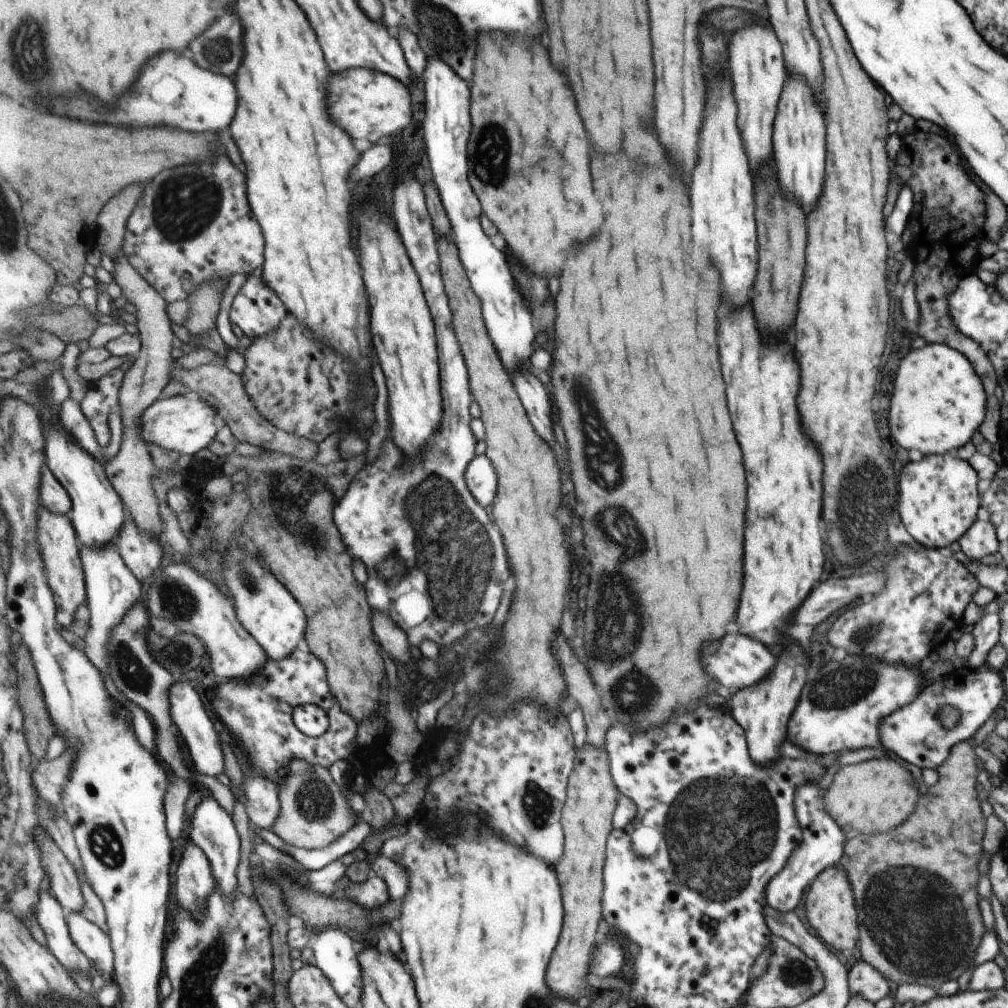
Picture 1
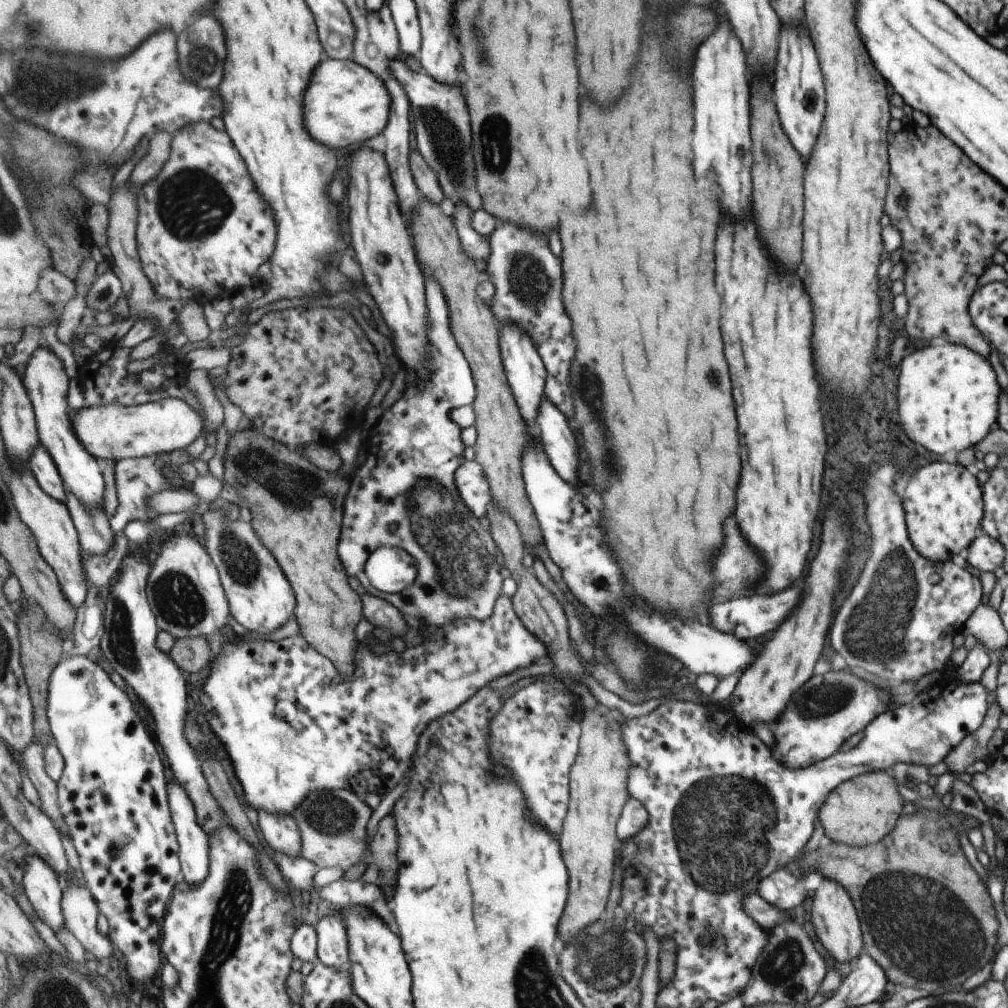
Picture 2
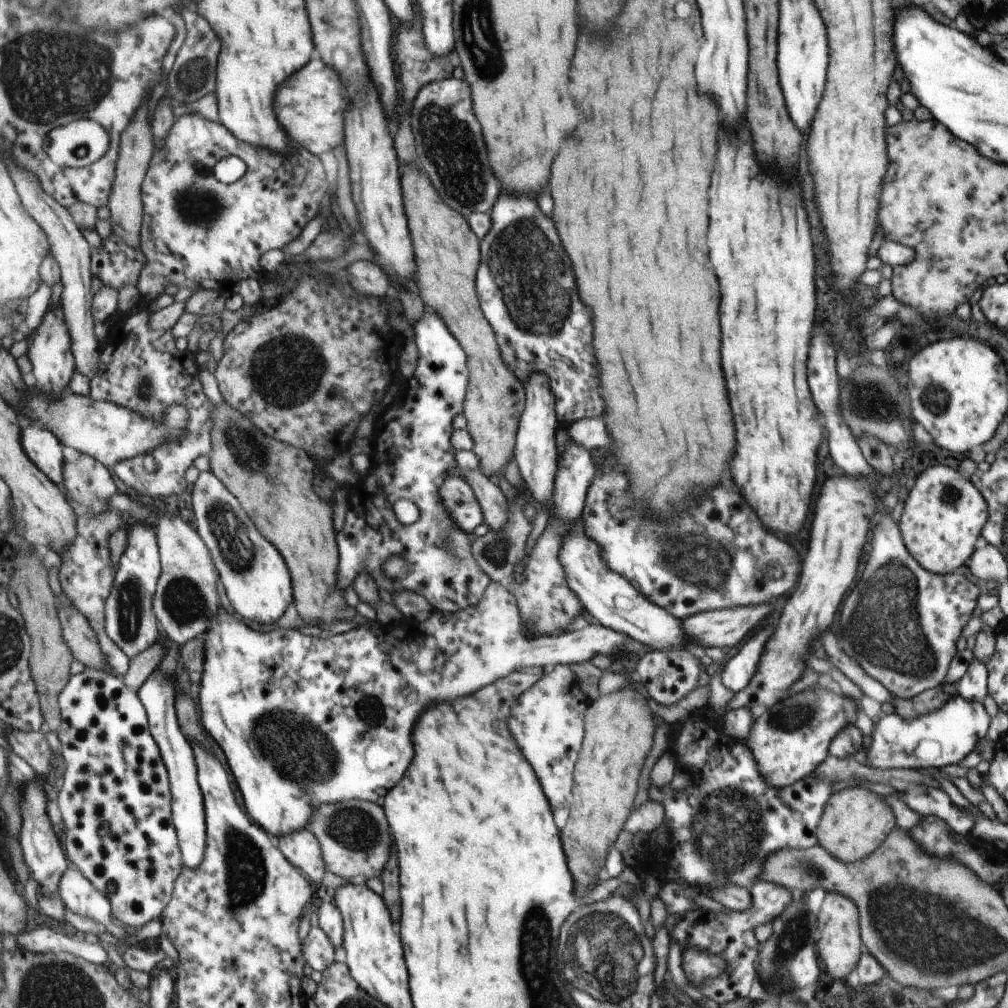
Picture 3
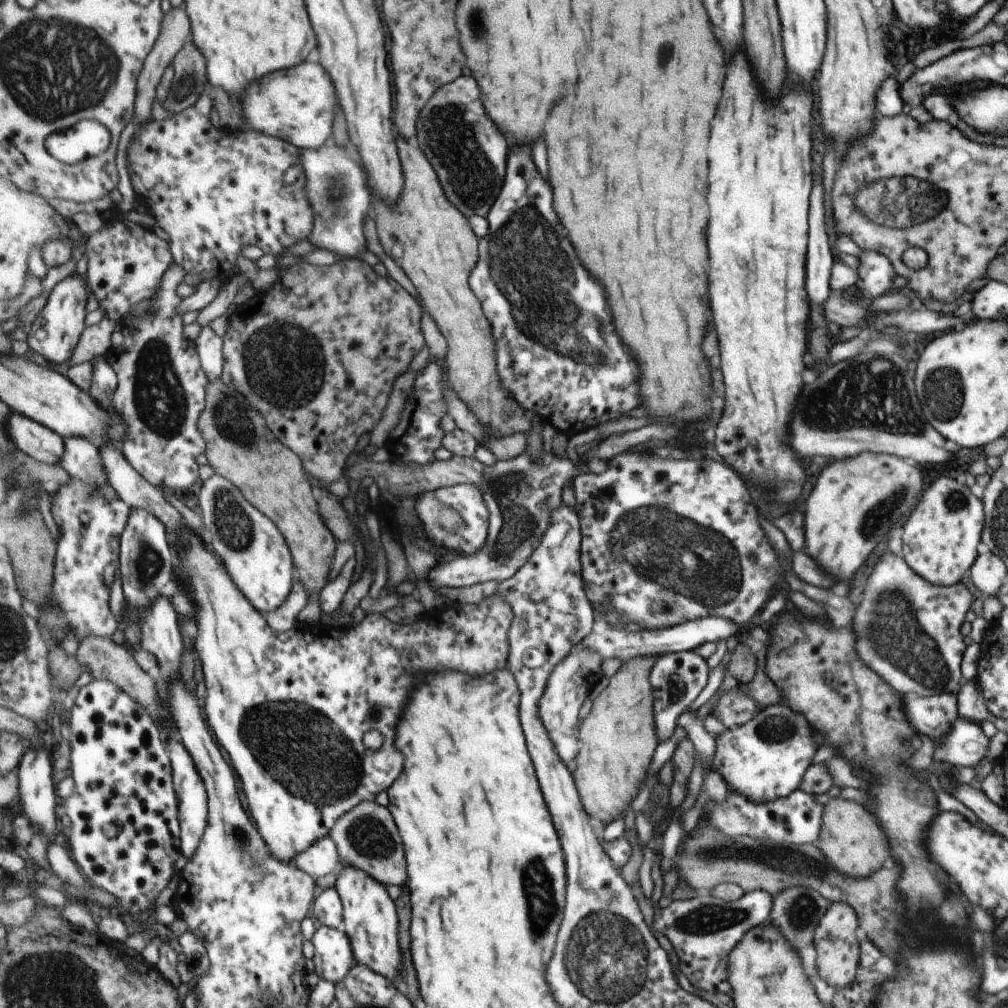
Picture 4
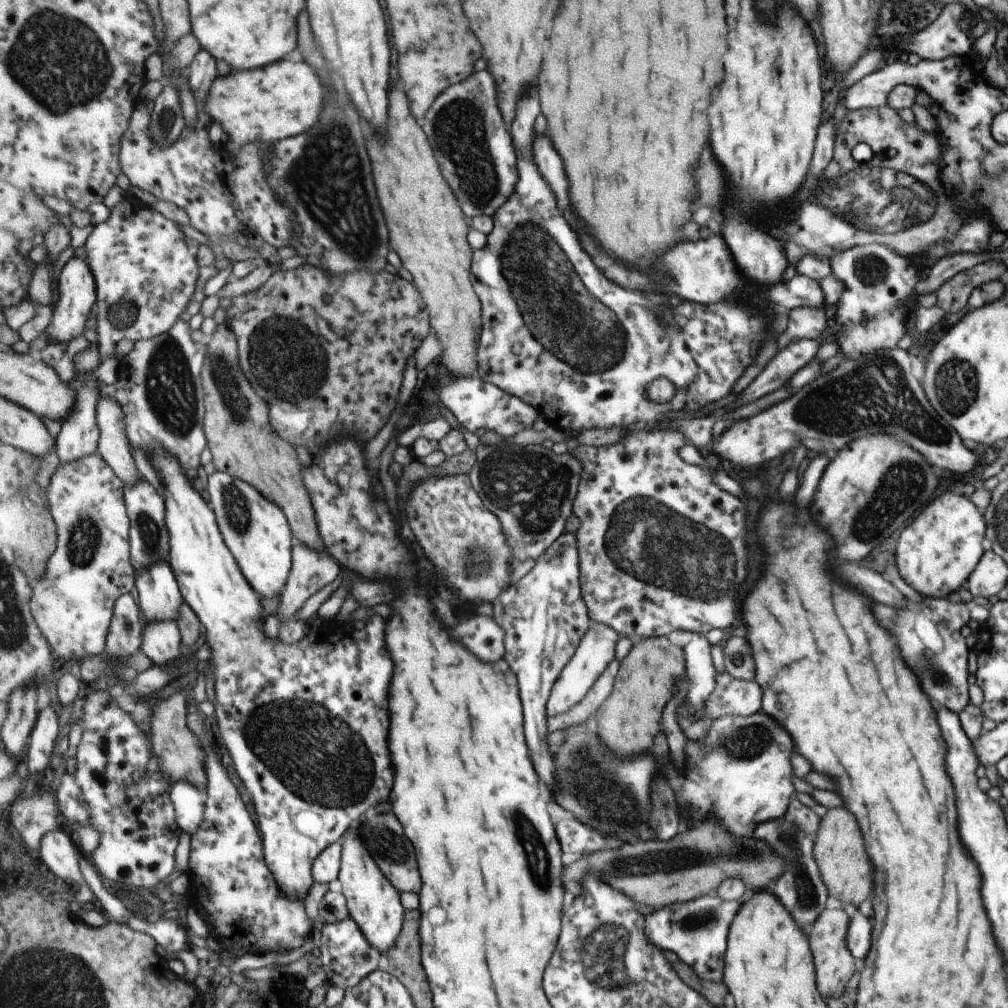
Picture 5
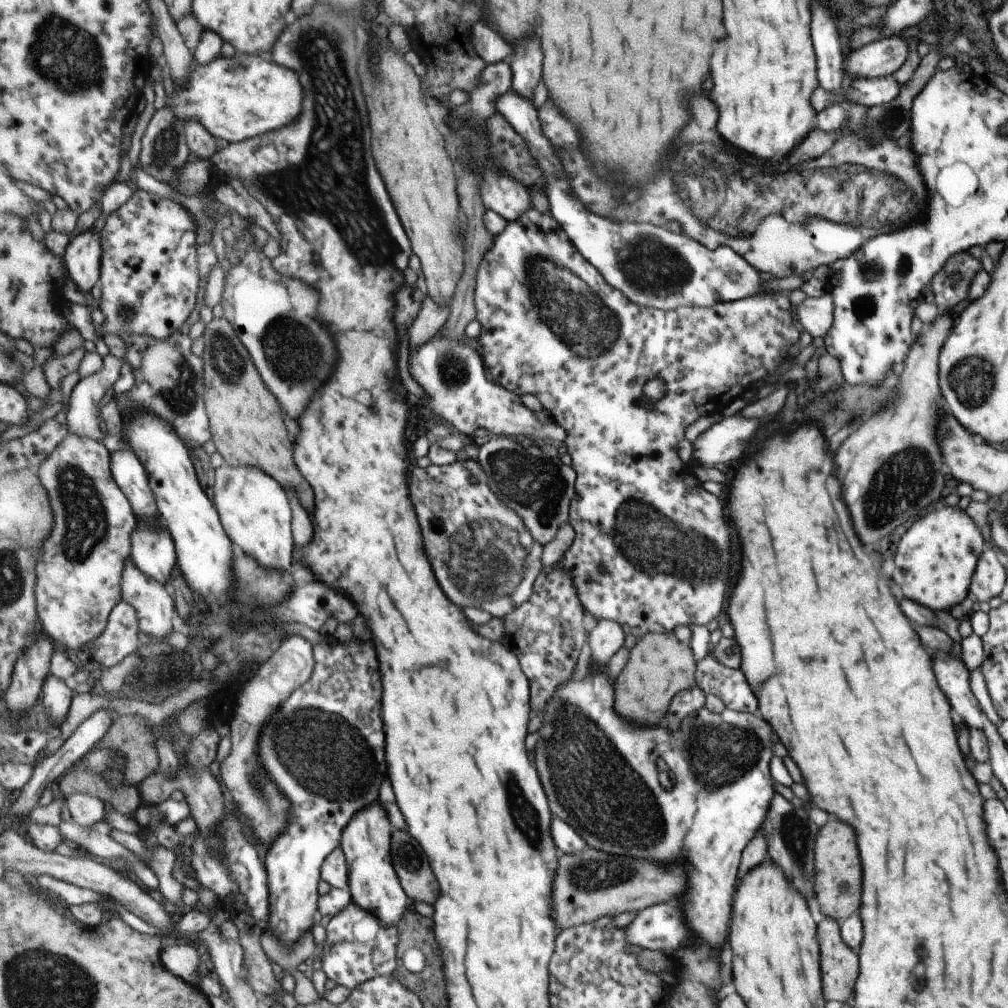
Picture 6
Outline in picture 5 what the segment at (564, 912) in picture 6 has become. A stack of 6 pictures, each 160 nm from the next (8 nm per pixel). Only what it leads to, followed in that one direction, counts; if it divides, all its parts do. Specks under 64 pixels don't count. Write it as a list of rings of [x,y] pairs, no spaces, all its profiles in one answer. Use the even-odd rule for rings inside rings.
[[[707,820],[707,824],[701,824],[699,828],[677,832],[671,840],[665,842],[641,842],[641,844],[625,844],[623,848],[603,849],[591,854],[583,854],[580,859],[565,866],[563,870],[563,884],[575,897],[584,894],[584,881],[588,875],[598,877],[600,881],[610,884],[614,889],[626,894],[639,906],[665,907],[673,903],[682,903],[693,899],[698,899],[703,895],[712,894],[723,878],[739,877],[750,891],[765,889],[768,884],[772,884],[779,875],[782,874],[782,858],[776,854],[776,850],[770,847],[765,841],[757,840],[754,837],[732,837],[717,828],[713,820]],[[725,842],[725,846],[717,850],[717,844]]]

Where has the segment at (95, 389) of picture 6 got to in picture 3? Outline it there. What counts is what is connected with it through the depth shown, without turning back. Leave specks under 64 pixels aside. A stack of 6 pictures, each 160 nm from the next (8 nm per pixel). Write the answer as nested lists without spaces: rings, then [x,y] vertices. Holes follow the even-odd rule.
[[[81,453],[76,460],[64,463],[64,486],[70,492],[71,500],[75,499],[81,503],[85,512],[98,515],[107,509],[111,509],[110,500],[119,492],[111,473],[112,471],[107,468],[105,463],[90,454]]]

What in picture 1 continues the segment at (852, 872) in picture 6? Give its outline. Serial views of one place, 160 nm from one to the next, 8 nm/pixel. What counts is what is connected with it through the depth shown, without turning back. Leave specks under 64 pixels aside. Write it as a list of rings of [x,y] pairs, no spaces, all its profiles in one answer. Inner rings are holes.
[[[889,754],[881,759],[874,758],[850,766],[840,766],[831,780],[831,785],[825,790],[823,806],[827,808],[827,814],[837,822],[839,828],[845,833],[850,830],[857,834],[885,833],[904,823],[911,812],[915,810],[919,793],[913,780],[910,771],[892,760]]]

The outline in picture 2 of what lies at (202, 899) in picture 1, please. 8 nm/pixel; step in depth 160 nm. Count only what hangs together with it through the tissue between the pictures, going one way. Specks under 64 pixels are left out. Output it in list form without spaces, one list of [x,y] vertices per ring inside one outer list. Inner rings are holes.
[[[173,780],[170,782],[169,792],[170,796],[170,809],[176,827],[176,833],[179,836],[180,846],[180,861],[183,864],[184,881],[189,886],[199,886],[201,882],[205,882],[210,874],[210,852],[211,844],[209,837],[205,834],[205,830],[199,824],[197,814],[195,814],[195,806],[193,800],[189,798],[187,790],[181,788],[181,782]]]

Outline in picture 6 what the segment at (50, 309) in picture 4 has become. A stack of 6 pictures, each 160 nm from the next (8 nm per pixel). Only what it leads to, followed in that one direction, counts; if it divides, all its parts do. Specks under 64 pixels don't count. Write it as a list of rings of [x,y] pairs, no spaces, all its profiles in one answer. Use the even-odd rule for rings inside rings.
[[[83,231],[69,240],[64,252],[72,284],[89,290],[102,278],[104,248],[101,232]]]

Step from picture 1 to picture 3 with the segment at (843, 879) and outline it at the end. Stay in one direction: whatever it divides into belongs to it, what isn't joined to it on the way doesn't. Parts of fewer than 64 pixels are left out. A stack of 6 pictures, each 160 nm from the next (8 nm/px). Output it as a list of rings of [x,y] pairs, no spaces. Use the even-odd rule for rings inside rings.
[[[837,892],[825,893],[821,903],[818,918],[818,956],[826,967],[826,973],[835,980],[845,979],[845,976],[858,964],[861,954],[861,941],[859,940],[860,928],[857,926],[857,910],[855,904]]]

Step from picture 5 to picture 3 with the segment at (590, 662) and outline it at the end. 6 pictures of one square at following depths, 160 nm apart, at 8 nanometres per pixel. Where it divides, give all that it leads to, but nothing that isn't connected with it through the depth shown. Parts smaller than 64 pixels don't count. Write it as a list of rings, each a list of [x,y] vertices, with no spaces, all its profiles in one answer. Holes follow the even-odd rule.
[[[570,664],[549,669],[514,702],[508,722],[511,732],[534,766],[552,808],[569,808],[574,799],[574,770],[586,736],[585,718],[591,700],[579,688]]]

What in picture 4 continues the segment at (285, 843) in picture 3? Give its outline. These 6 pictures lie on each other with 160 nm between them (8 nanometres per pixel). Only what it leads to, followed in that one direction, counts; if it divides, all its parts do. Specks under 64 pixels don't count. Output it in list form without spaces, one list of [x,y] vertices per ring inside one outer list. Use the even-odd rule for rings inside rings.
[[[327,835],[325,839],[318,840],[313,847],[297,856],[295,864],[317,880],[333,872],[341,862],[338,844],[331,835]]]

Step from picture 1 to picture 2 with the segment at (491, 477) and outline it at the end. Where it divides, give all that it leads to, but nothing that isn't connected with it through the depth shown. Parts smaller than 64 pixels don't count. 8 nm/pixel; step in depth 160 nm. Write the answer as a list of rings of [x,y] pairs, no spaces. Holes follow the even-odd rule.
[[[466,461],[458,468],[455,482],[459,494],[477,518],[487,516],[493,496],[486,469],[479,461]]]

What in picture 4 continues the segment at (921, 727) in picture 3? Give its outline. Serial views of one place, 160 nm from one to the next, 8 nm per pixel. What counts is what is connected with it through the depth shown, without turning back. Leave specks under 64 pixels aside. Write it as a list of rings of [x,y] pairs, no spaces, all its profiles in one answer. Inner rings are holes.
[[[957,717],[950,732],[935,746],[935,760],[951,766],[975,767],[985,756],[989,739],[983,735],[980,723]],[[941,744],[941,746],[939,746]]]

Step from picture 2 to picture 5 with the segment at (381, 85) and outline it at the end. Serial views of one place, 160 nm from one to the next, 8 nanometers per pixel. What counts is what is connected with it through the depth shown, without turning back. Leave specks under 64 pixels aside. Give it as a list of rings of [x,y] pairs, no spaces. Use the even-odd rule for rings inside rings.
[[[279,60],[267,68],[255,68],[255,70],[245,70],[245,72],[231,70],[228,75],[219,75],[213,81],[204,106],[205,112],[213,121],[220,124],[227,135],[226,147],[239,153],[246,144],[257,141],[274,143],[289,136],[303,134],[311,126],[315,126],[323,108],[323,84],[307,62],[295,64],[291,60]]]

